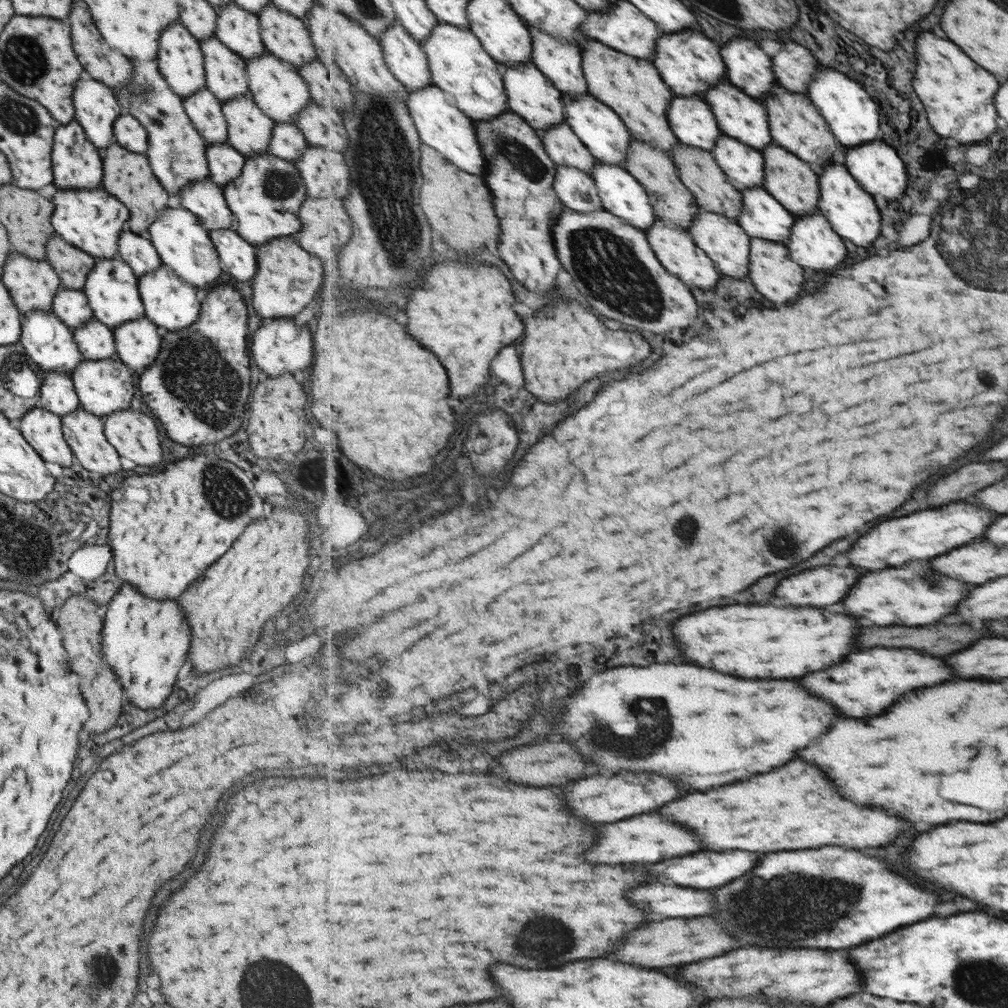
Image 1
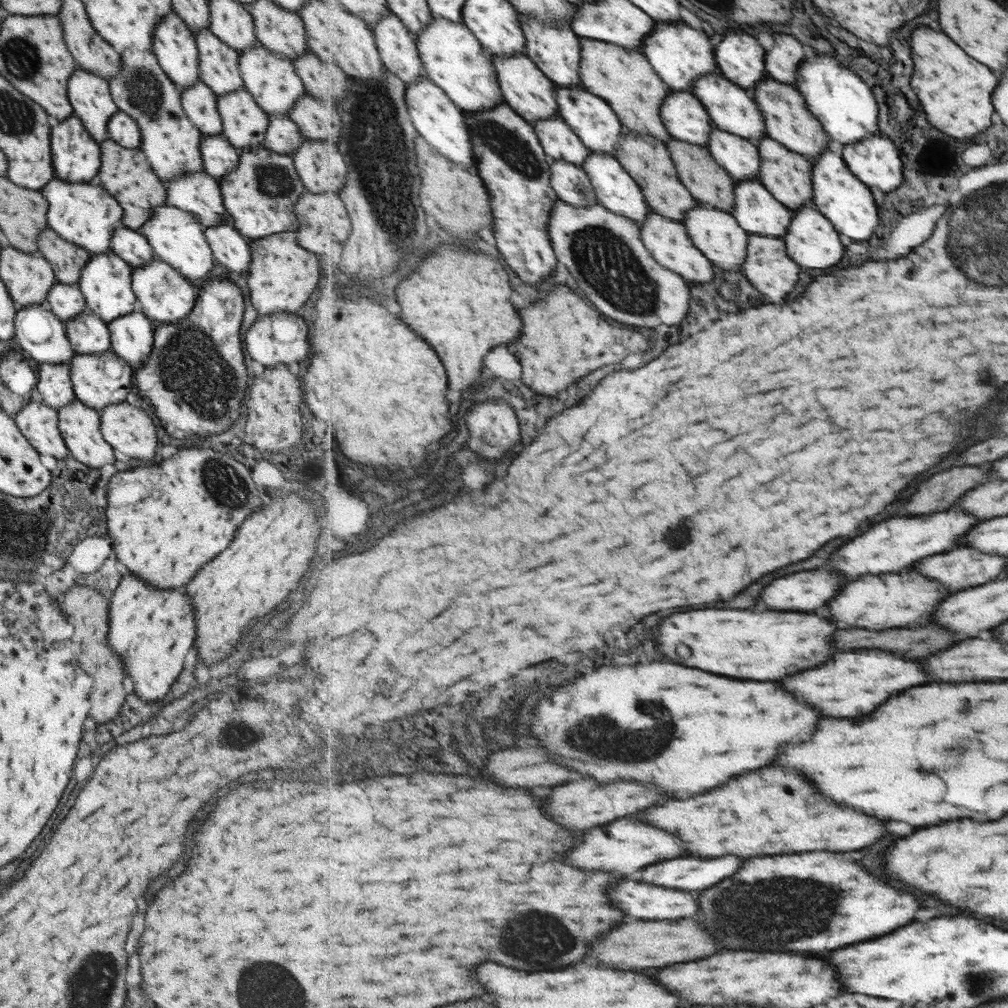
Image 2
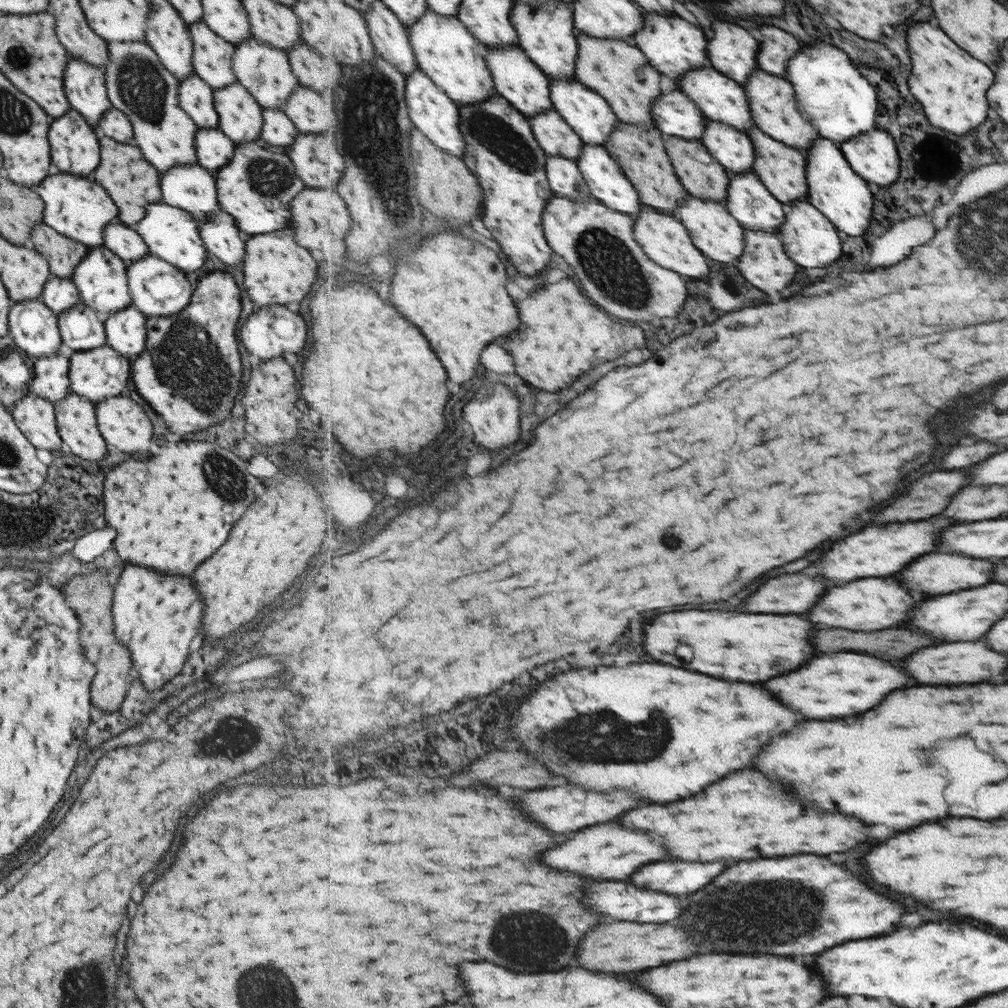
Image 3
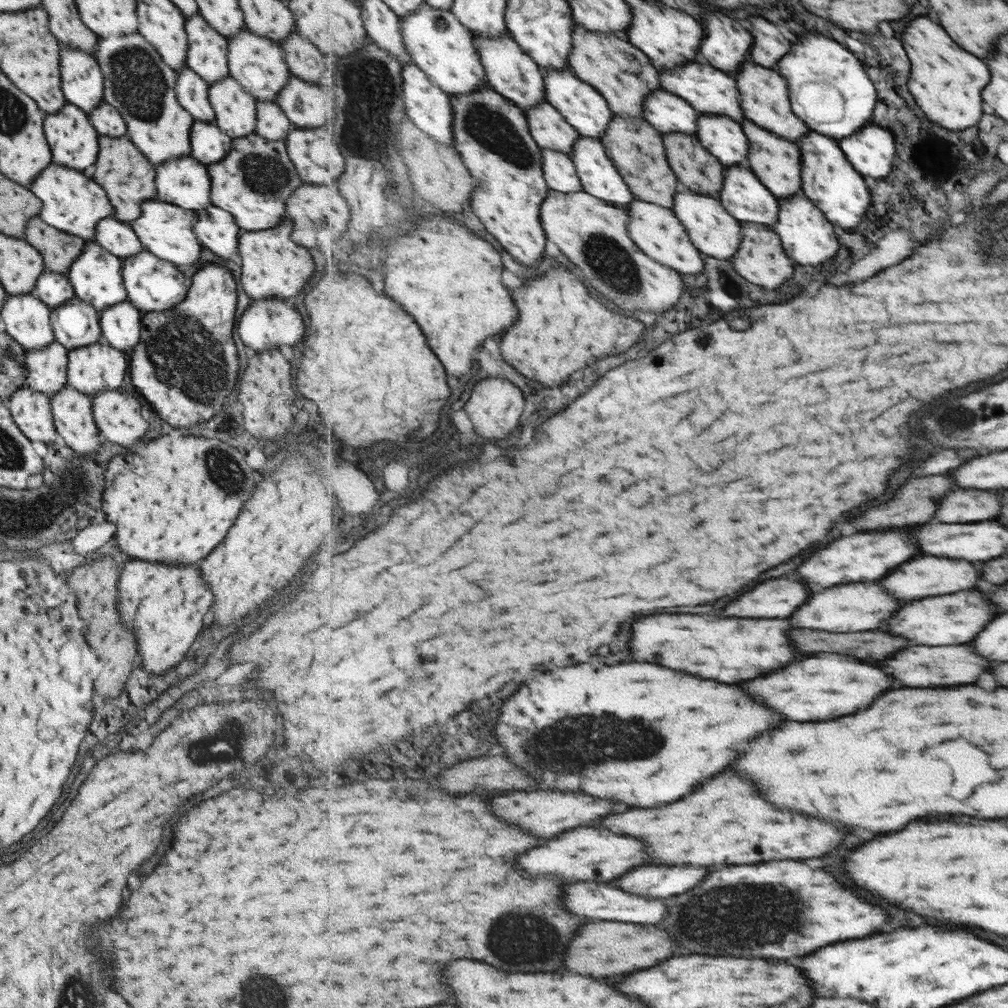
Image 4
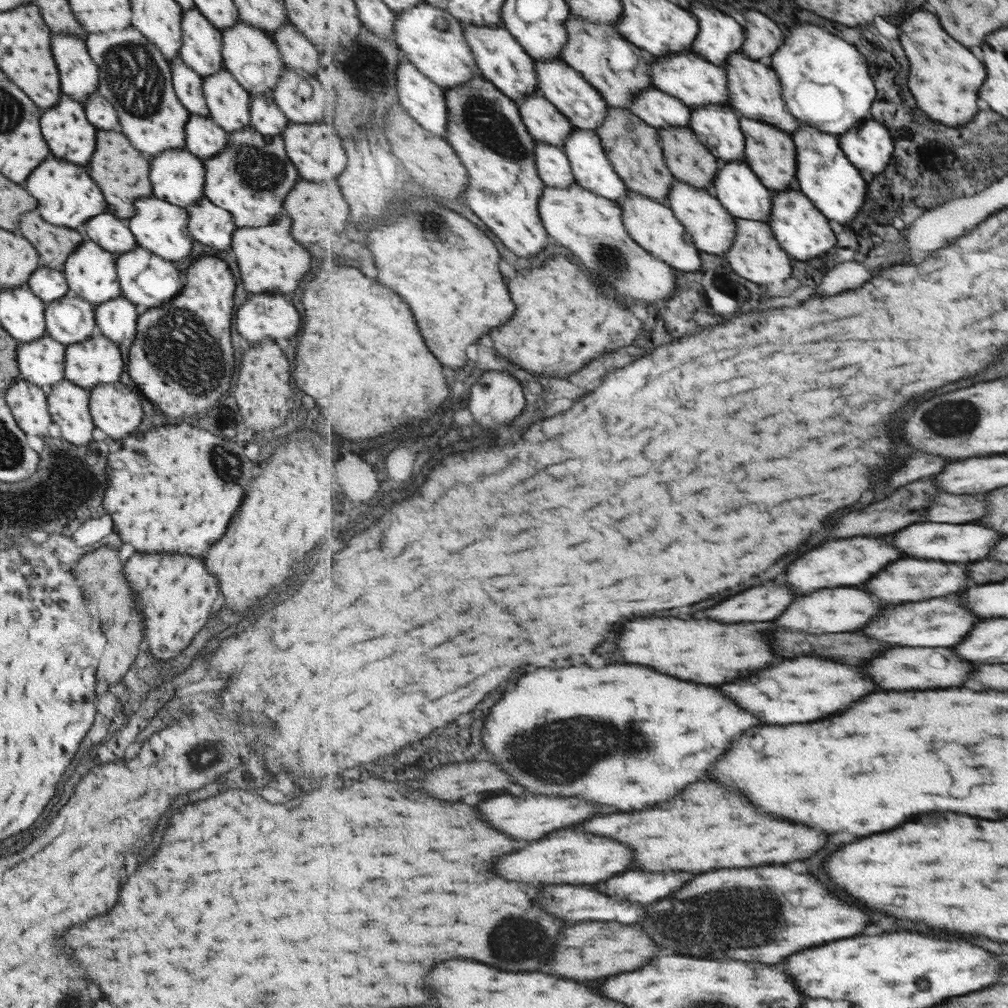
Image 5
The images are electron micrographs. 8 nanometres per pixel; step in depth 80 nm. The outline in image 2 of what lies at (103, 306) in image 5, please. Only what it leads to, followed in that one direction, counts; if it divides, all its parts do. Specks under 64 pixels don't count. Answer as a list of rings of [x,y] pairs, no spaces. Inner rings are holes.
[[[133,310],[106,323],[110,350],[135,370],[152,350],[152,321],[139,310]]]

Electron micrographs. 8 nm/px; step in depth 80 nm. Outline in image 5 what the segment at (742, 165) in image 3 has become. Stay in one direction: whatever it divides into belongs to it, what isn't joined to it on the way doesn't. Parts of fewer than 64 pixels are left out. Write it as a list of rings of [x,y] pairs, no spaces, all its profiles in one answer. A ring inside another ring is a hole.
[[[708,104],[692,109],[690,127],[721,161],[745,160],[746,138],[740,117],[733,106]]]

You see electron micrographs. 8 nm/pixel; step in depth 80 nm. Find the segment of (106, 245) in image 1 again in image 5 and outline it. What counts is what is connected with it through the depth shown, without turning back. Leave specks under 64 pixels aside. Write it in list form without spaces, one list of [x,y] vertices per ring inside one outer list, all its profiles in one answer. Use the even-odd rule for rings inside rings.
[[[45,157],[21,185],[37,201],[37,212],[45,222],[75,229],[81,235],[82,224],[87,219],[110,211],[95,181],[85,174],[83,168],[71,162]]]

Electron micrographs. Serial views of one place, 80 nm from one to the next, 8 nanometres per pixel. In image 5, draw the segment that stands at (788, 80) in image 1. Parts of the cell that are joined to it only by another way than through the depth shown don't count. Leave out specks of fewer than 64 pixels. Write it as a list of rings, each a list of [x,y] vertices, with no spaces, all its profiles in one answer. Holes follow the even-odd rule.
[[[745,10],[745,20],[747,20],[747,26],[745,26],[747,40],[741,52],[751,59],[757,58],[757,61],[768,63],[772,54],[776,53],[781,45],[785,45],[783,40],[785,34],[777,26],[777,22],[773,22],[759,10]]]

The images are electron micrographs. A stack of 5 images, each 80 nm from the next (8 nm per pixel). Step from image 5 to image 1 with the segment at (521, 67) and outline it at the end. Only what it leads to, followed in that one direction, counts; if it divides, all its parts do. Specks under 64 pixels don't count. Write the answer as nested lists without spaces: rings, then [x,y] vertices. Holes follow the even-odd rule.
[[[534,61],[521,63],[515,66],[502,65],[504,69],[505,88],[508,94],[508,103],[512,112],[521,115],[538,132],[547,130],[566,122],[564,95],[555,86]]]

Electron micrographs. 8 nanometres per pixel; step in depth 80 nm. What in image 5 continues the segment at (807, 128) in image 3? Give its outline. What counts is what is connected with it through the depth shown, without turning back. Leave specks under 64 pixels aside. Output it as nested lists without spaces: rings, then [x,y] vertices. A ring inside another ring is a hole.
[[[739,52],[731,54],[726,66],[730,102],[740,115],[771,123],[792,135],[801,128],[803,123],[788,111],[779,75],[767,62],[753,60],[743,52]]]

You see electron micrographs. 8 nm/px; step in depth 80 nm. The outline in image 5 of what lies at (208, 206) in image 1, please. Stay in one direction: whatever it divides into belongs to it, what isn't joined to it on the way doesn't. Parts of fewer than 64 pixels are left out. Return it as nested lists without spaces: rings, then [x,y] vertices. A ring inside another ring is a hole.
[[[186,149],[165,150],[148,159],[148,179],[151,183],[152,196],[181,208],[191,206],[204,196],[203,171],[202,161]]]

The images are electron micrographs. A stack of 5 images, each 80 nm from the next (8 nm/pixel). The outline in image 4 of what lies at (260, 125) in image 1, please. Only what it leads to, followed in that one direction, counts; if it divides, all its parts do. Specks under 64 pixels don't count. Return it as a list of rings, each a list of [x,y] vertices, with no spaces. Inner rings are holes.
[[[231,76],[223,78],[208,86],[208,101],[214,112],[214,125],[222,130],[231,140],[253,133],[255,128],[256,100],[233,79]]]

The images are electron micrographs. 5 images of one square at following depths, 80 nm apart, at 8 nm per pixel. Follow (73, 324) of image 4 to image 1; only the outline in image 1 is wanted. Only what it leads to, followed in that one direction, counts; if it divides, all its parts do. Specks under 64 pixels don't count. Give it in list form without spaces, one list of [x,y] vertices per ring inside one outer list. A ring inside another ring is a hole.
[[[91,317],[85,324],[71,329],[72,337],[83,359],[115,358],[112,329]]]

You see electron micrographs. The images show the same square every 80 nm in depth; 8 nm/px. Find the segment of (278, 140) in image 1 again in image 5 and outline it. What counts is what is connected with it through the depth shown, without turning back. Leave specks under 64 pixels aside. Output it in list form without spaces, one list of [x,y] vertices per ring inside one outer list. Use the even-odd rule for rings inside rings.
[[[270,94],[250,95],[248,124],[259,134],[267,137],[280,135],[287,123]]]

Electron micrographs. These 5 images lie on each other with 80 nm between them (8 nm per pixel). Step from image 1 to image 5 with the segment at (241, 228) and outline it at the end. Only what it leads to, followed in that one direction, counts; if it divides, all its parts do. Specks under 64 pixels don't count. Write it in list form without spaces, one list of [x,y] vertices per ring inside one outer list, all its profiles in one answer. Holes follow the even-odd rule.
[[[251,126],[228,133],[223,150],[201,161],[204,196],[215,206],[229,212],[236,227],[267,226],[273,222],[273,218],[281,212],[285,194],[297,180],[297,170],[283,152],[280,135],[265,140]]]

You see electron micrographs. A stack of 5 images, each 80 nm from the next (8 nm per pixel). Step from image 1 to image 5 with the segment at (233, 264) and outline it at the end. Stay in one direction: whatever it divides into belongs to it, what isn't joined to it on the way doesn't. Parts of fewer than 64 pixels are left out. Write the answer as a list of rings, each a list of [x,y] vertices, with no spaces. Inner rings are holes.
[[[205,196],[184,209],[187,211],[186,225],[192,240],[215,250],[229,252],[231,232],[236,227],[229,212],[209,202]]]

